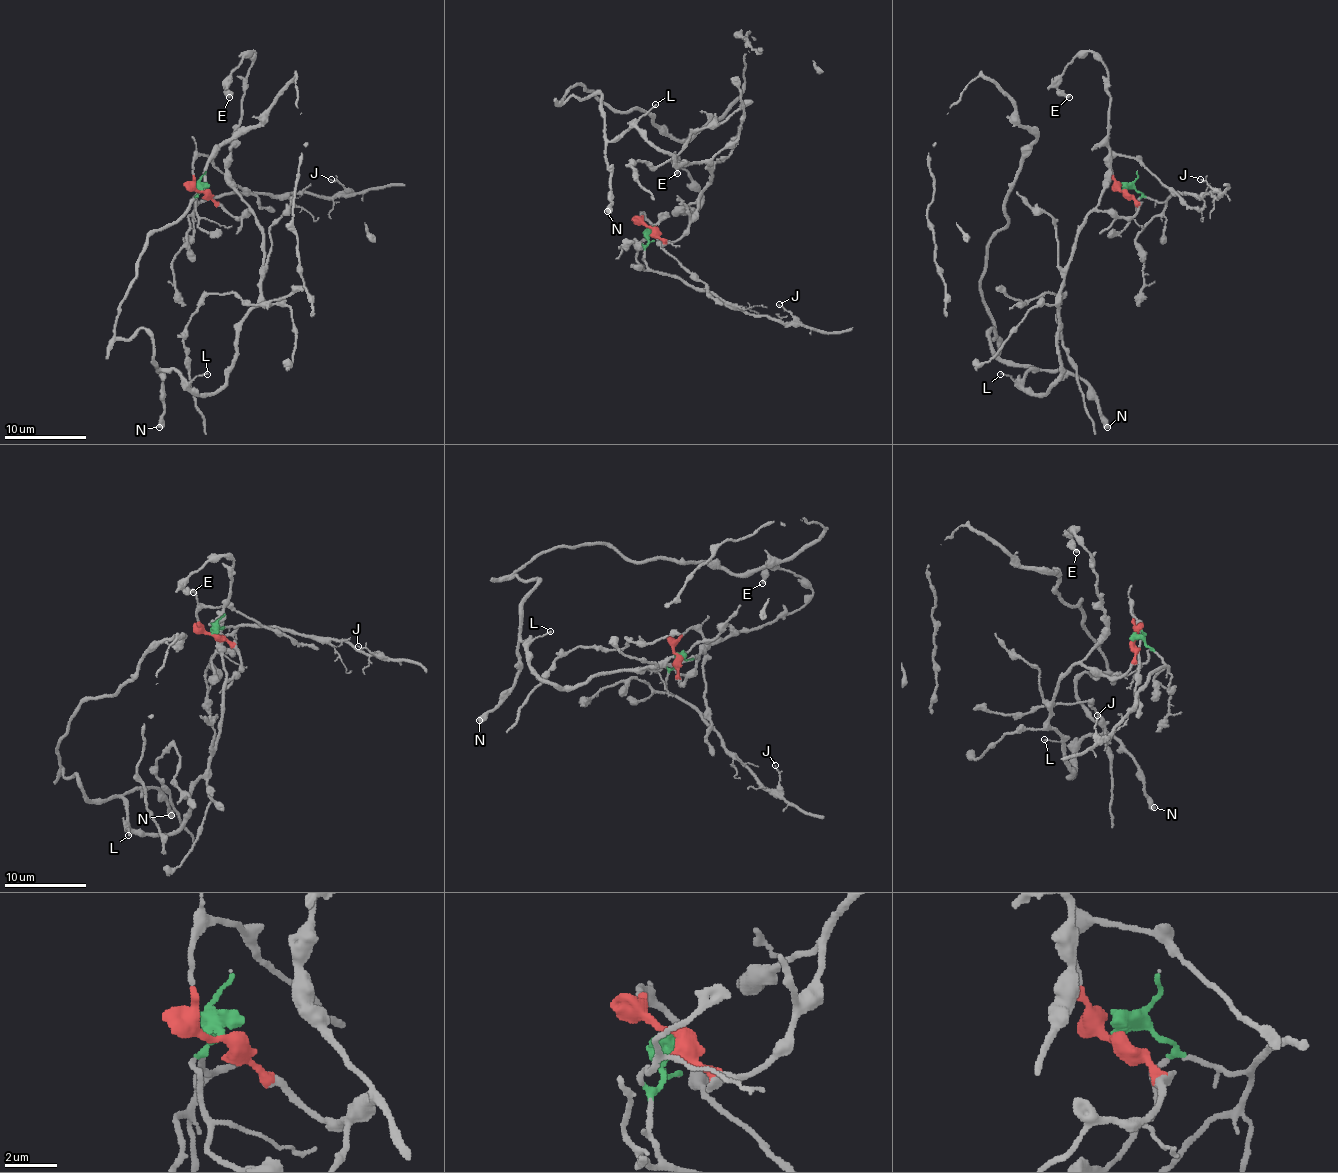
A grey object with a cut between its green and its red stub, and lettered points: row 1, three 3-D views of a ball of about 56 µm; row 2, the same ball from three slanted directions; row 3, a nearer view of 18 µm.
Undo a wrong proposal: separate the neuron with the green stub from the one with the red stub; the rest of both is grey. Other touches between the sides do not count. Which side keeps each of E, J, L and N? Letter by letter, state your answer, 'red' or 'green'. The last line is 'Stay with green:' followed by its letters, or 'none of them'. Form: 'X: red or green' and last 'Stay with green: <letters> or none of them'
E: red
J: green
L: red
N: red
Stay with green: J

